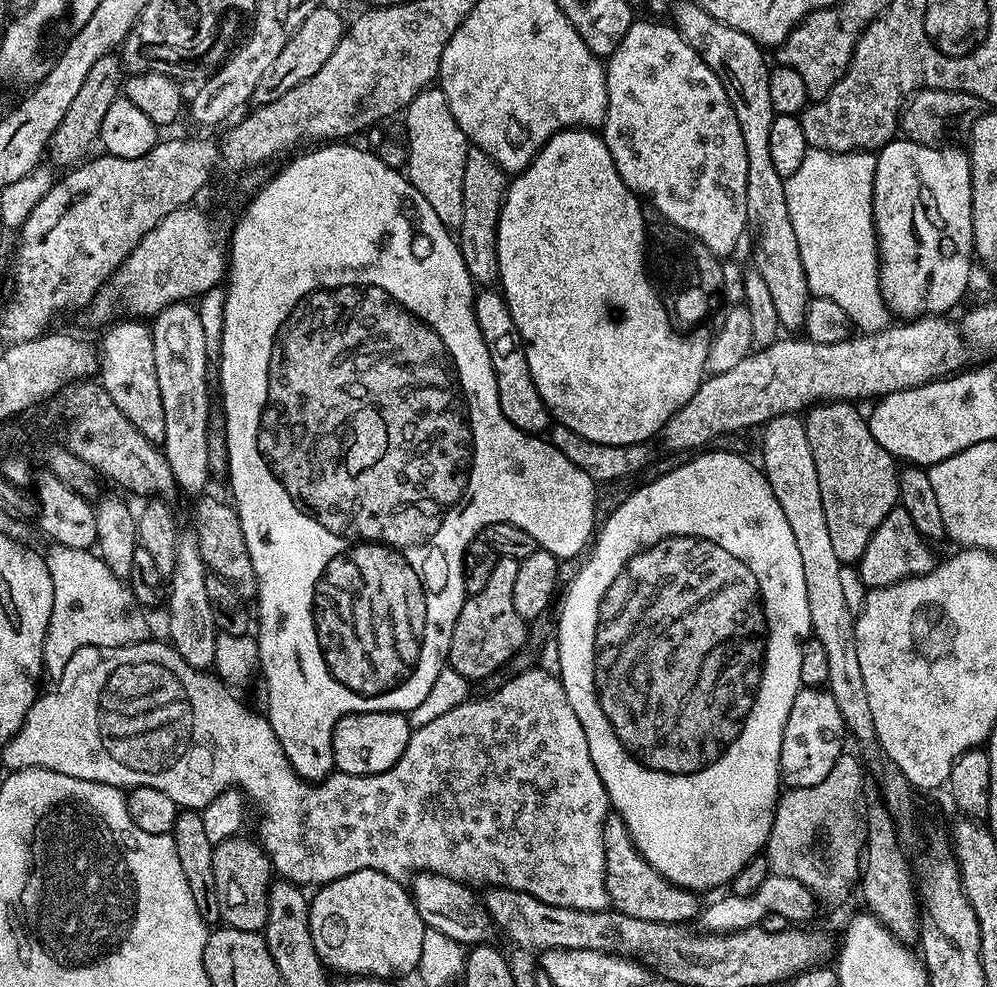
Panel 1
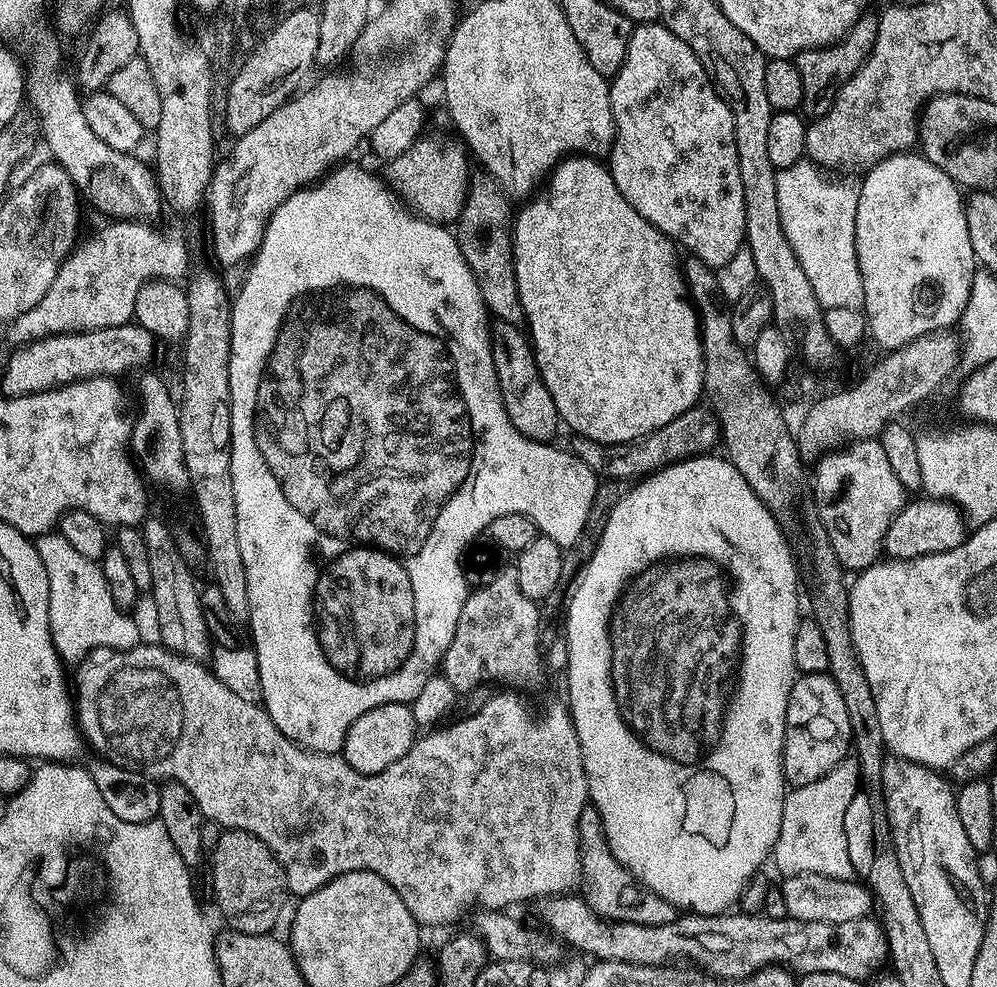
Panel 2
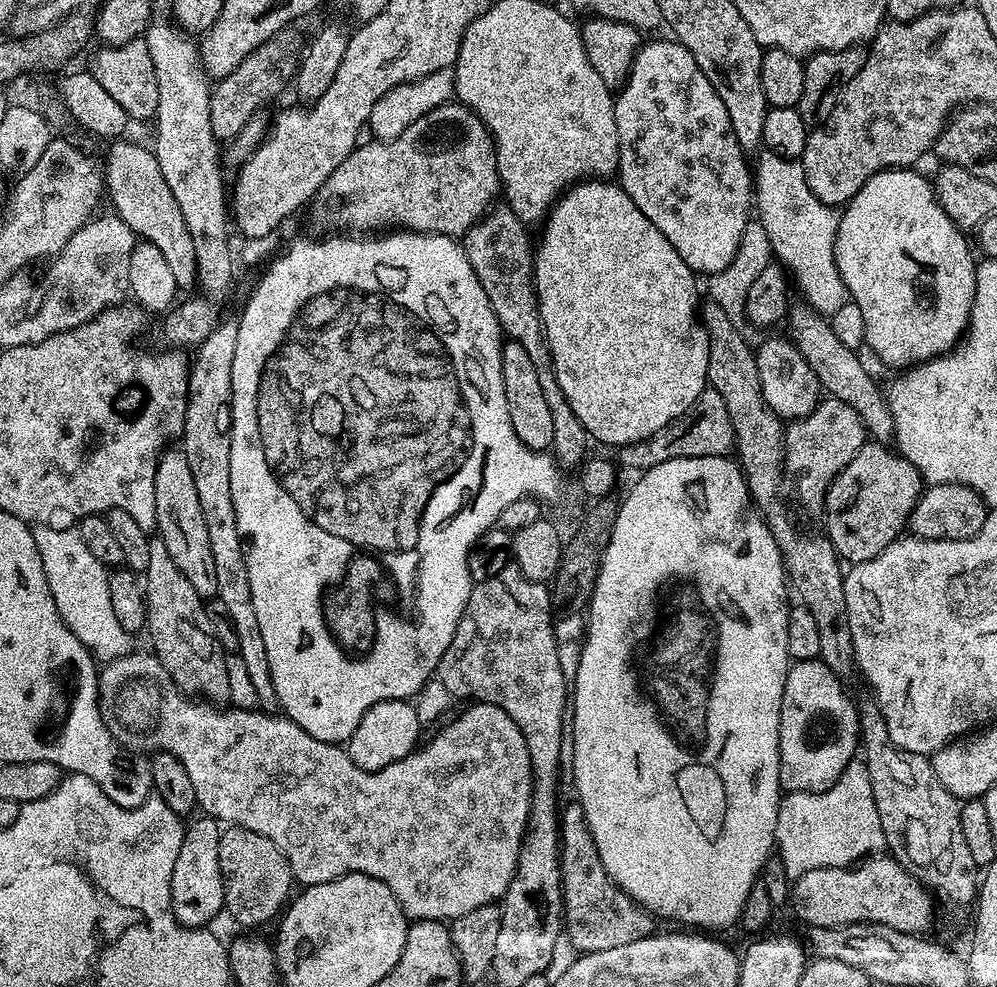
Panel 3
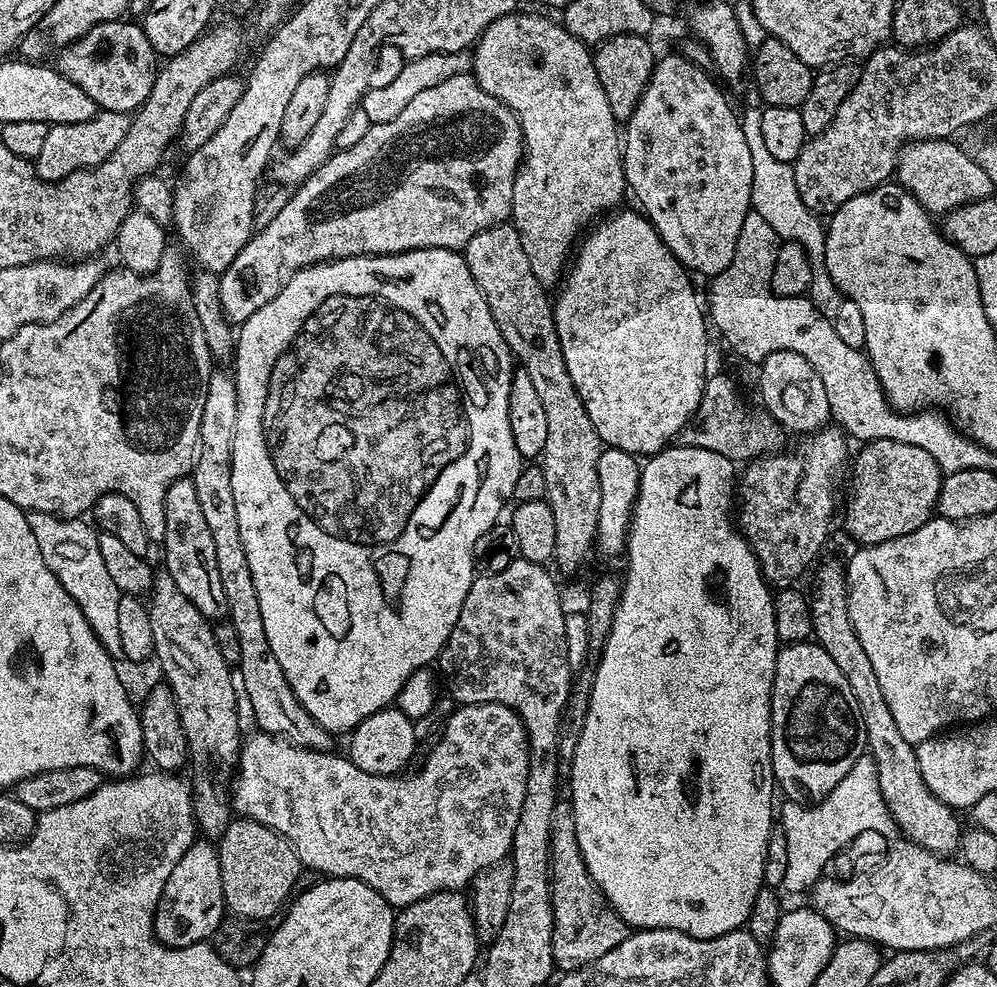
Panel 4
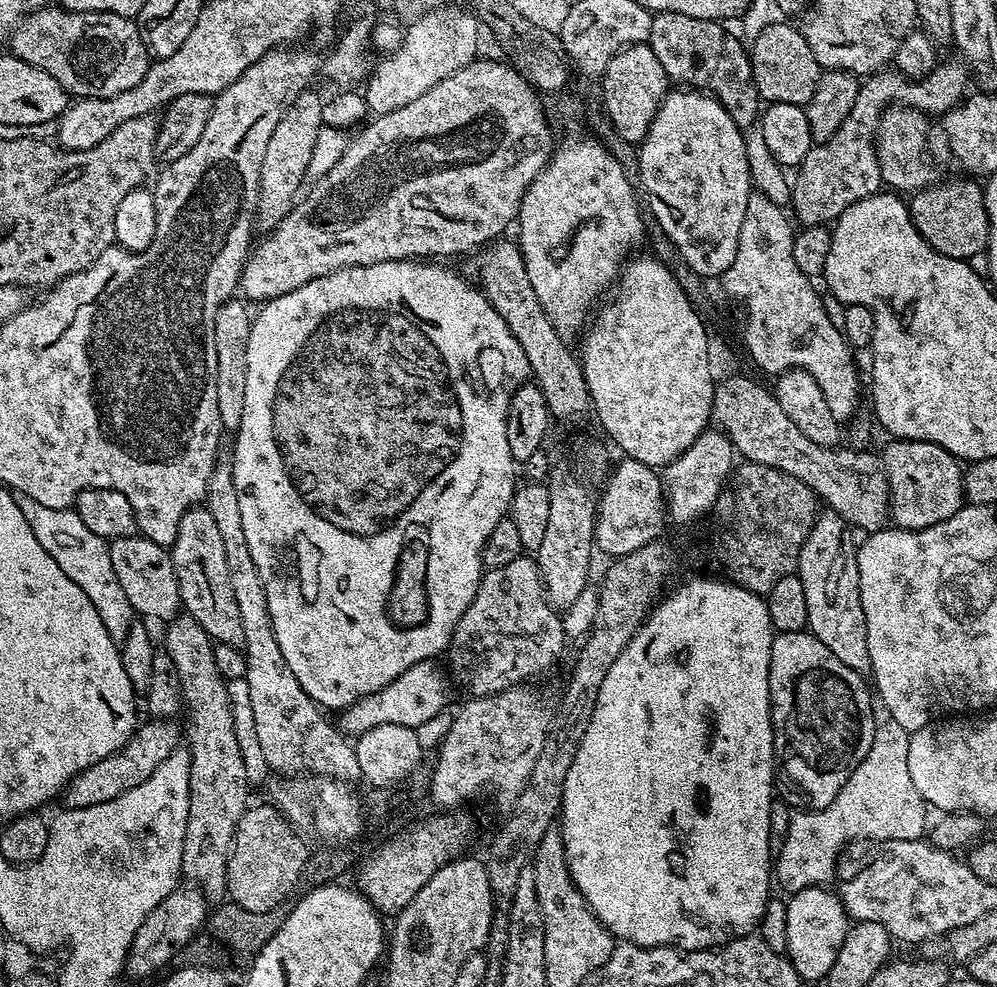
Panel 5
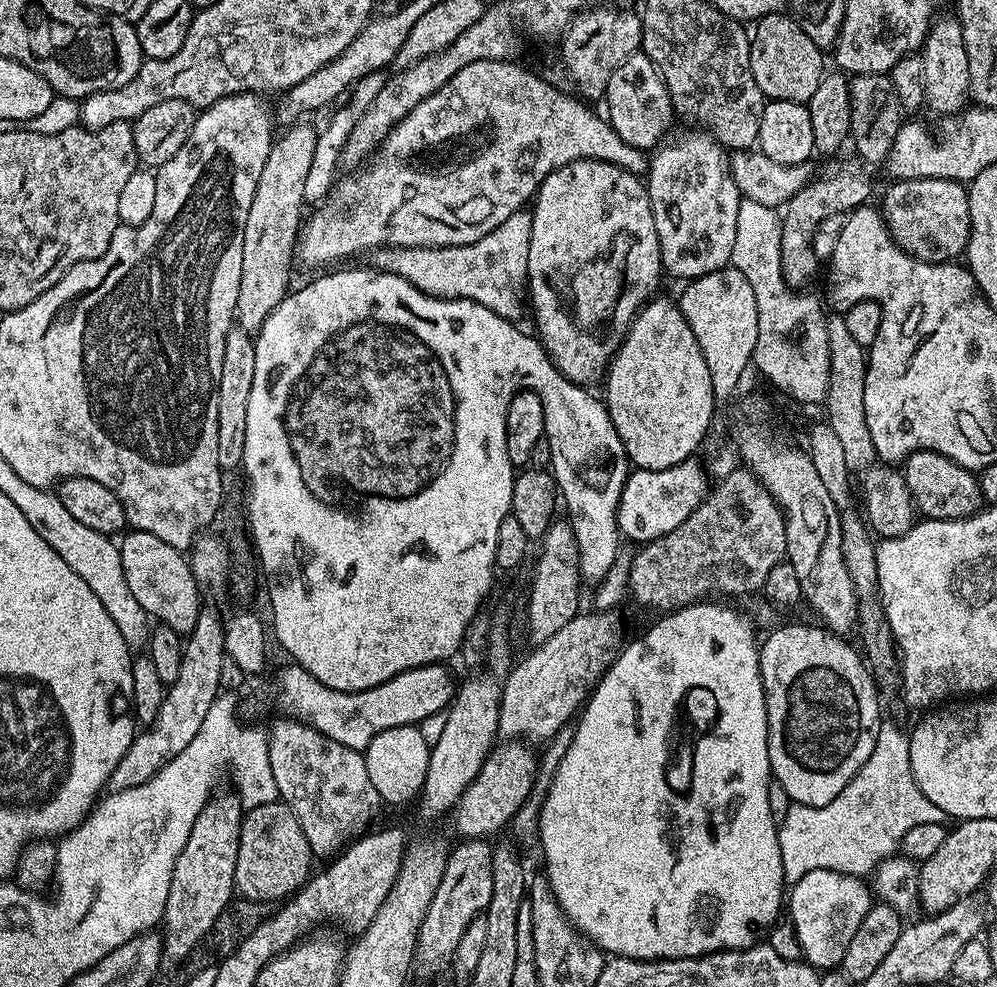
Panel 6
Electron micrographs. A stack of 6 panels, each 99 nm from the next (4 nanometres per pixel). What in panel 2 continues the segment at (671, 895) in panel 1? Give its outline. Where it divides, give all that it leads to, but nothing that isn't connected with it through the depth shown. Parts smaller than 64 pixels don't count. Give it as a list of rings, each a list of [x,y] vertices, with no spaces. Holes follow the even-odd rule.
[[[581,819],[580,822],[580,883],[582,899],[604,920],[621,920],[622,922],[641,923],[642,926],[660,926],[668,923],[678,915],[678,909],[666,898],[654,894],[636,877],[628,873],[614,858],[614,854],[604,841],[604,833],[599,819]]]

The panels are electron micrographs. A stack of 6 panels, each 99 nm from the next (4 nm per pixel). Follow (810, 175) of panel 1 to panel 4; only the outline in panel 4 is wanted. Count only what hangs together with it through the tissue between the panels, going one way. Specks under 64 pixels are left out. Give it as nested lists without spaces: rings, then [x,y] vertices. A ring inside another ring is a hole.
[[[759,107],[748,108],[740,116],[742,134],[746,134],[746,146],[750,146],[750,158],[754,158],[754,178],[752,179],[752,207],[751,211],[762,214],[770,226],[774,226],[776,235],[781,241],[789,240],[798,242],[808,251],[808,257],[812,262],[812,281],[807,290],[807,297],[814,307],[819,308],[820,313],[826,319],[832,320],[834,314],[838,314],[838,306],[842,306],[845,297],[840,295],[838,286],[830,278],[830,274],[824,269],[824,234],[825,225],[821,217],[802,202],[798,194],[798,186],[794,182],[794,170],[792,164],[778,162],[766,142],[762,139],[762,111]],[[821,220],[821,224],[820,224]]]

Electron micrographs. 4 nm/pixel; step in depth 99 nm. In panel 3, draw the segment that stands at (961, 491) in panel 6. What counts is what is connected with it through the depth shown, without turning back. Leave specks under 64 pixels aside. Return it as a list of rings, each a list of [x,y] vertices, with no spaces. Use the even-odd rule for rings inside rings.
[[[866,442],[836,475],[824,496],[823,531],[841,561],[861,564],[882,554],[907,529],[910,514],[925,487],[918,470],[899,451]]]

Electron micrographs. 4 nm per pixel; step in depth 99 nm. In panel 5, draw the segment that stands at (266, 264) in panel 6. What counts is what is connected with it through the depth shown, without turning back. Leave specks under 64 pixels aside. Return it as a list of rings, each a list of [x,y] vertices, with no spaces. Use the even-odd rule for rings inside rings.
[[[306,90],[298,98],[294,98],[292,105],[282,114],[274,135],[266,146],[266,154],[262,158],[260,171],[260,197],[256,203],[255,223],[271,230],[286,218],[296,200],[295,191],[303,182],[303,175],[310,158],[313,157],[314,142],[317,141],[318,132],[324,126],[322,110],[324,100],[313,90]]]

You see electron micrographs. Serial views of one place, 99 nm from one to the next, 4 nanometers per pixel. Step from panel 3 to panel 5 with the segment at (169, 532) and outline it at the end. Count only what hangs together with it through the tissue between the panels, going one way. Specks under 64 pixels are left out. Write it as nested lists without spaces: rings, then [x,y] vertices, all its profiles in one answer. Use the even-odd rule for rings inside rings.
[[[197,506],[182,514],[182,522],[178,522],[178,536],[174,538],[170,551],[183,611],[201,624],[202,630],[213,642],[243,645],[242,614],[238,612],[238,601],[230,586],[226,549],[218,531],[218,522],[214,522],[208,508]]]

